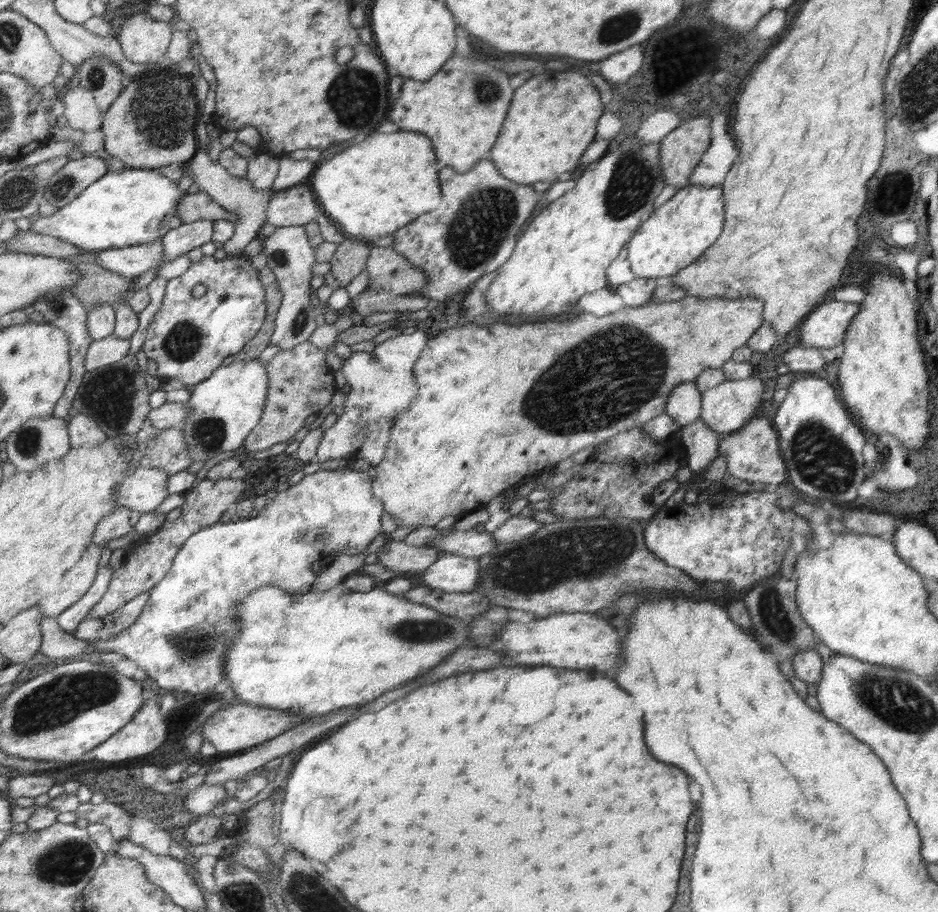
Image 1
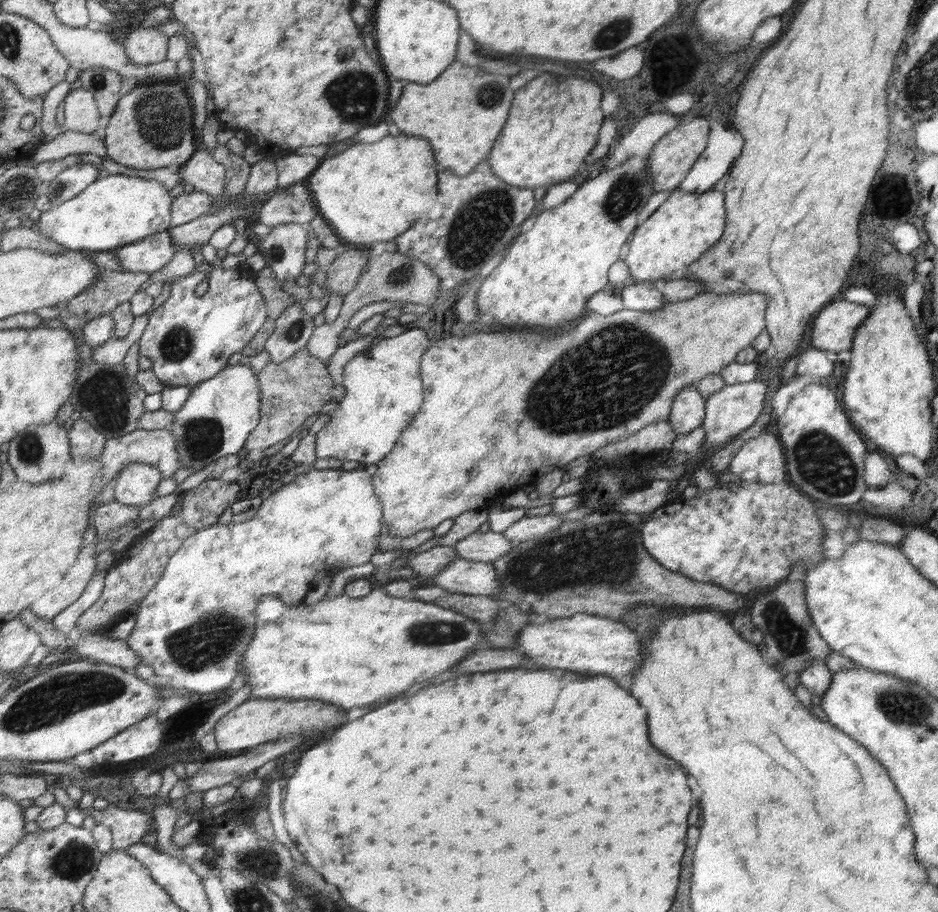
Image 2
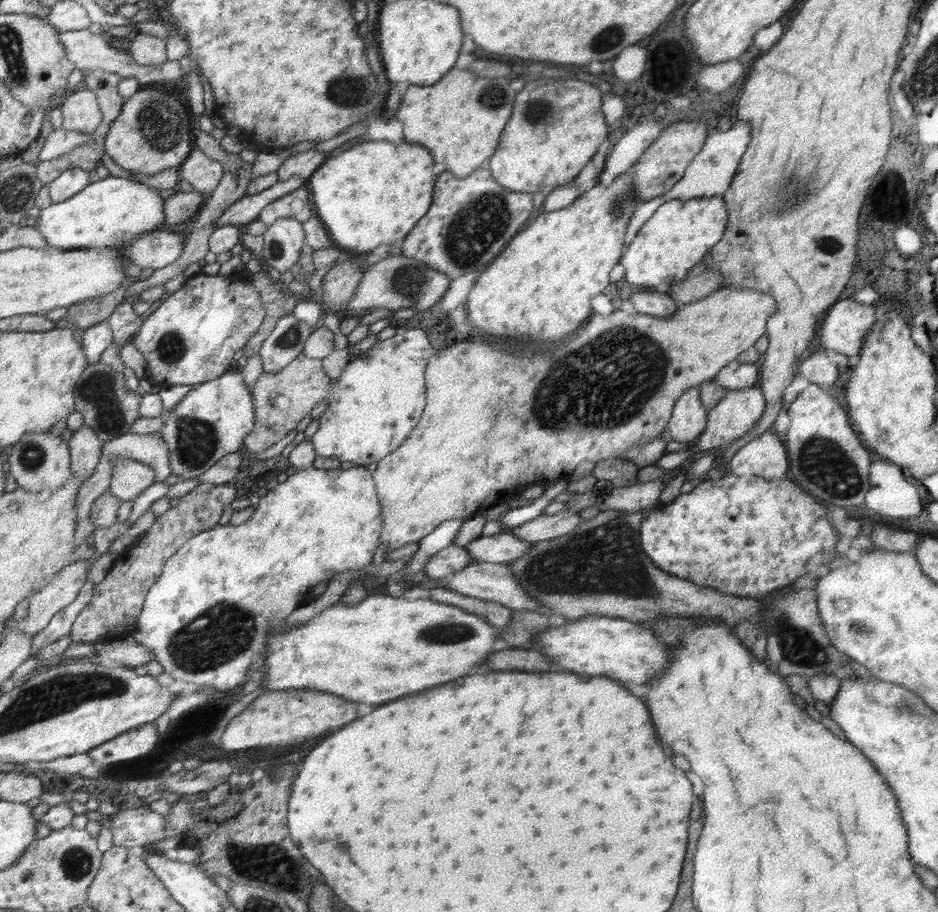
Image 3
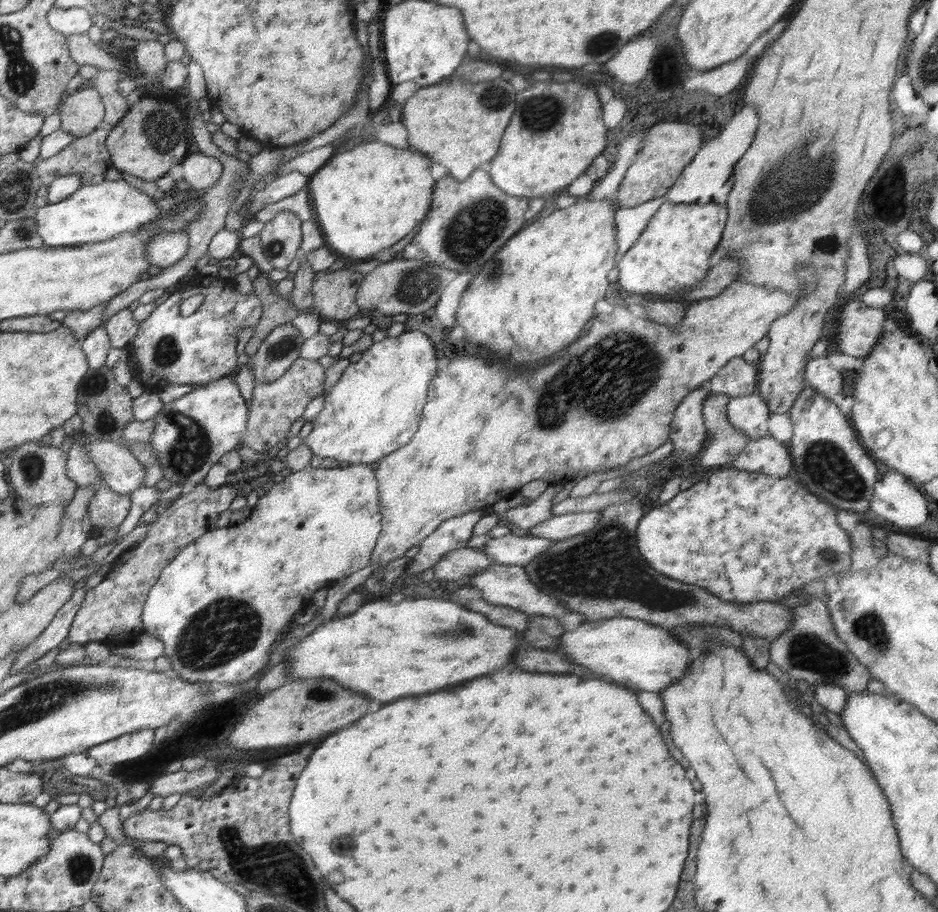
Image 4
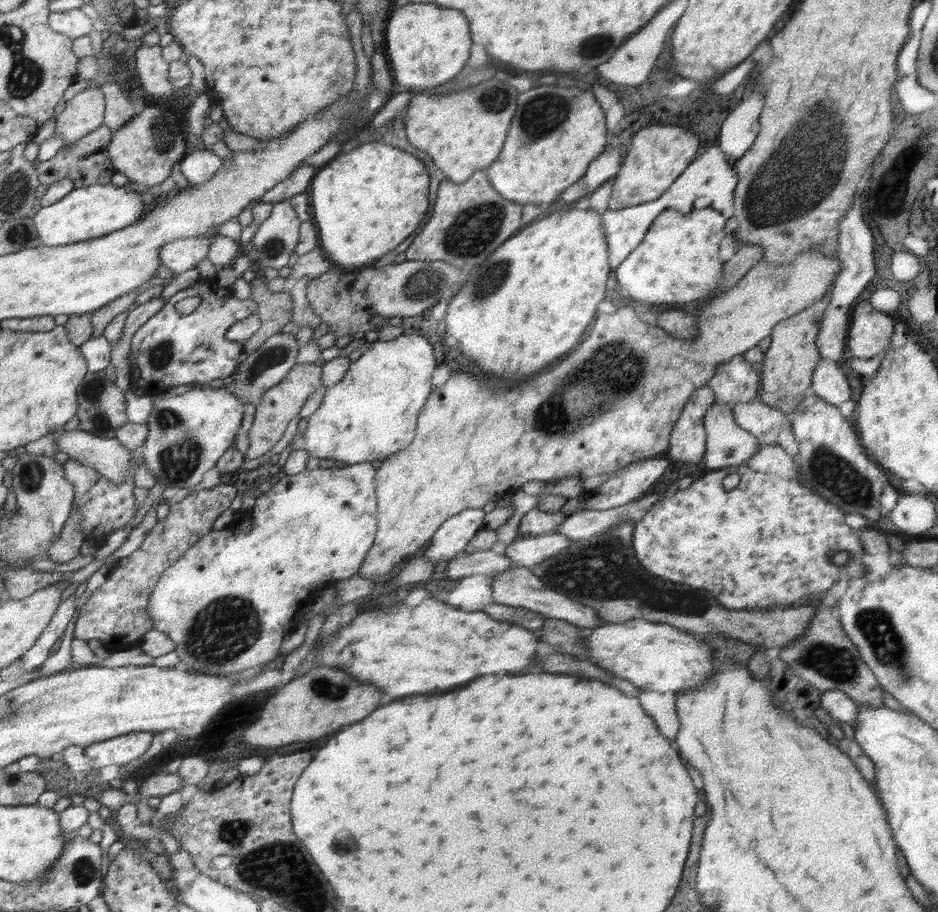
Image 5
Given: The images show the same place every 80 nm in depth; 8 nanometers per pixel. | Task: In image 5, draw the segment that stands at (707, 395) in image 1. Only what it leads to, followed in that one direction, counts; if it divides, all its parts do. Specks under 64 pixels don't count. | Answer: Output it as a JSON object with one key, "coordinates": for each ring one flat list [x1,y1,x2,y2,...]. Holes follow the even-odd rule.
{"coordinates":[[756,399,735,404,731,411,735,423,755,436,758,442,780,445,778,437,780,431,786,429,786,420,789,418,786,413]]}

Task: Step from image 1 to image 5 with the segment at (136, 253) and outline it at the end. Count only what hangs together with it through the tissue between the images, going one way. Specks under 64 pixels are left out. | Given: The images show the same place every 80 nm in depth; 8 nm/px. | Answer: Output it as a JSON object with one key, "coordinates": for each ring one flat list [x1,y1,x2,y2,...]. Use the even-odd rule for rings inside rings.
{"coordinates":[[208,235,205,238,186,237,172,241,160,252,163,265,178,275,186,270,198,268,199,264,208,258,212,239,213,235]]}

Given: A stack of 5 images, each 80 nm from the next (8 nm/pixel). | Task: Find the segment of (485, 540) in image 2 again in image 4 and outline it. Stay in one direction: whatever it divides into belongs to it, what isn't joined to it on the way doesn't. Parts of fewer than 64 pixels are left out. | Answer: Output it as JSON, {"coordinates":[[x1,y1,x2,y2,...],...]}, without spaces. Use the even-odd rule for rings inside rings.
{"coordinates":[[510,533,494,537,481,549,493,562,505,565,526,566,537,554,544,552,556,540,539,536]]}

